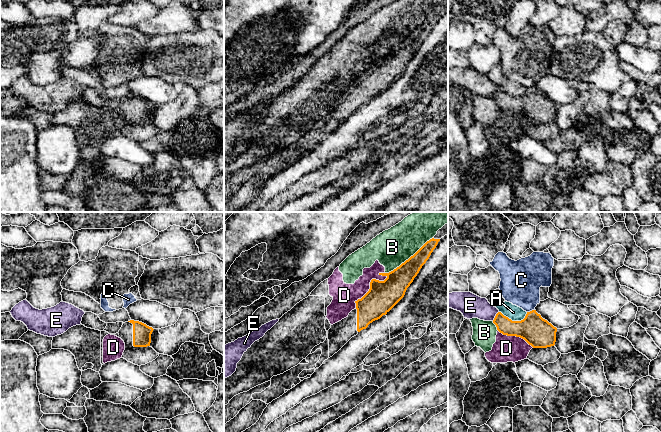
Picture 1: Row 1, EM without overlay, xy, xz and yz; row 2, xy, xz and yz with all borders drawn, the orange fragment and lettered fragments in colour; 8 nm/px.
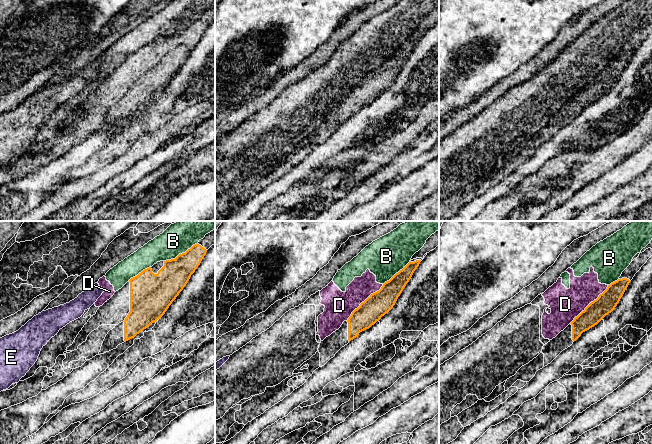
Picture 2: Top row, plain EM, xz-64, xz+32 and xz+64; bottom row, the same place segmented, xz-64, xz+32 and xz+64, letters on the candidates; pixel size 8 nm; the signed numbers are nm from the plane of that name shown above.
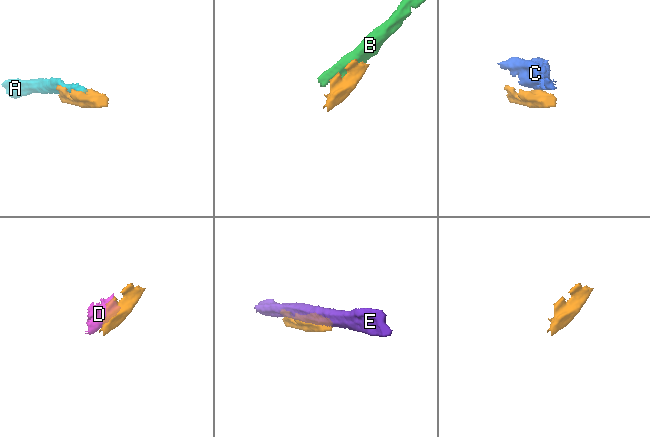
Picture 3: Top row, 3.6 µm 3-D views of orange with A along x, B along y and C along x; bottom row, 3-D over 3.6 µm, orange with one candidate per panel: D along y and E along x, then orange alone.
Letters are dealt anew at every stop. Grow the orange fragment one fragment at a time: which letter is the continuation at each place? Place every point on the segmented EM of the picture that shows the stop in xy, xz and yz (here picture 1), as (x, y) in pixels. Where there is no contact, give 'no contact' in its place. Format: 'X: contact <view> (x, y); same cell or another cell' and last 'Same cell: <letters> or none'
A: contact yz (514, 321); another cell
B: contact xz (409, 258); another cell
C: contact yz (530, 311); another cell
D: contact xz (370, 283); another cell
E: contact yz (495, 316); another cell
Same cell: none

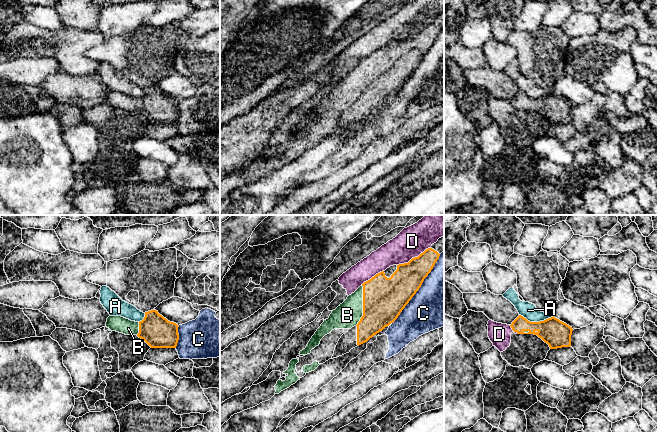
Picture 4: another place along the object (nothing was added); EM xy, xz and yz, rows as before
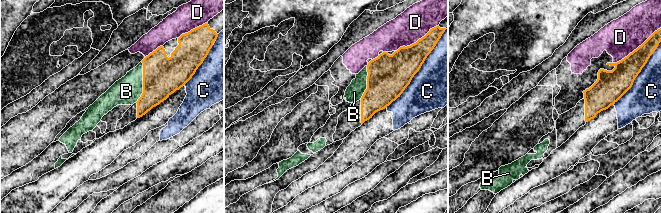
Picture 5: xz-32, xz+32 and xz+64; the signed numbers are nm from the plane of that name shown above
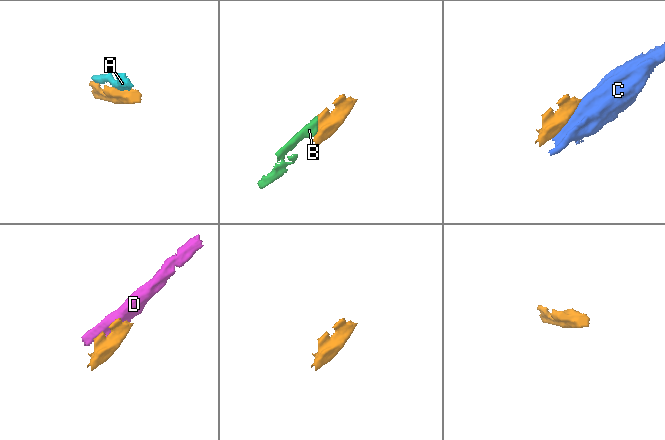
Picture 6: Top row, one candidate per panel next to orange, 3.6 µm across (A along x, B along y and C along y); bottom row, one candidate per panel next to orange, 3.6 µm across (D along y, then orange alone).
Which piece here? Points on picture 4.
A: contact yz (536, 322); another cell
B: contact xz (363, 305); same cell
C: contact xz (418, 289); another cell
D: contact xz (413, 258); another cell
Same cell: B

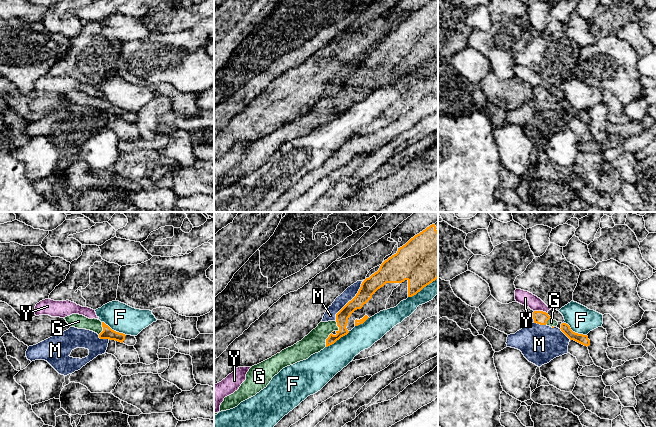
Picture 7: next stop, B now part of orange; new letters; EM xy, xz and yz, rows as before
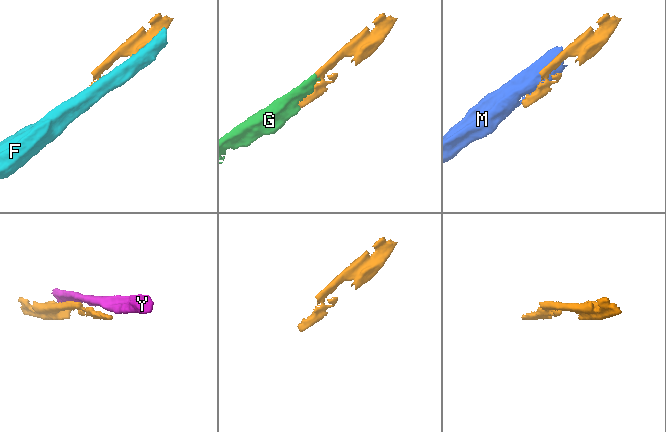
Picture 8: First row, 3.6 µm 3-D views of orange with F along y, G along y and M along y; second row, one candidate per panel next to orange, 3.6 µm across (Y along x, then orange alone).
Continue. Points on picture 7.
F: contact yz (574, 332); another cell
G: contact xz (327, 338); same cell
M: contact xz (351, 300); another cell
Y: contact yz (540, 311); another cell
Same cell: G

